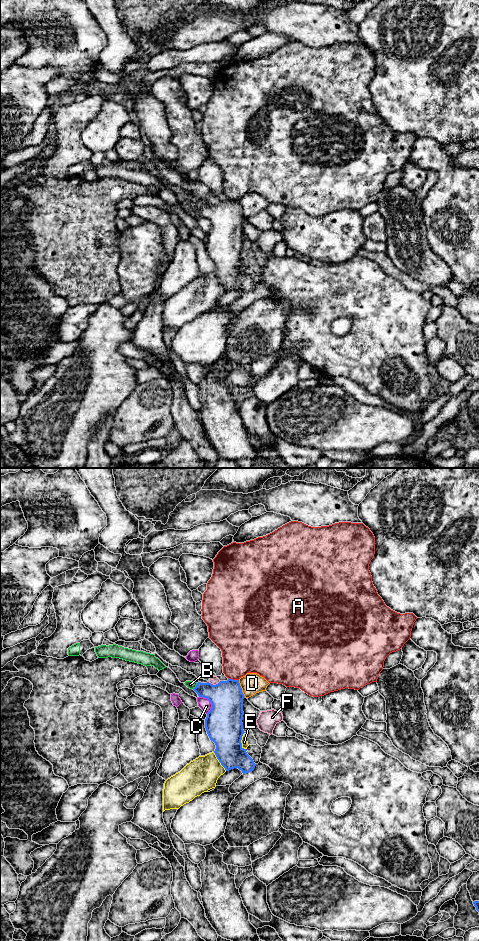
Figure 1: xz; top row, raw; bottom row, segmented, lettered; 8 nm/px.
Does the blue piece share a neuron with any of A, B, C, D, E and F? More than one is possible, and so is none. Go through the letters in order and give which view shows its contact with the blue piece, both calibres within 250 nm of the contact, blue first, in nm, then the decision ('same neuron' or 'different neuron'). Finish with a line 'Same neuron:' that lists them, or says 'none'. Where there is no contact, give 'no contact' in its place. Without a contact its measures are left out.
A: meets blue in xz; 260 nm thick on the blue side, 360 nm on the other; different neuron
B: meets blue in xz; 260 nm thick on the blue side, 60 nm on the other; different neuron
C: meets blue in xz; 300 nm thick on the blue side, 90 nm on the other; different neuron
D: meets blue in xz; 260 nm thick on the blue side, 170 nm on the other; different neuron
E: meets blue in xz; 300 nm thick on the blue side, 50 nm on the other; different neuron
F: meets blue in xz; 260 nm thick on the blue side, 70 nm on the other; different neuron
Same neuron: none

